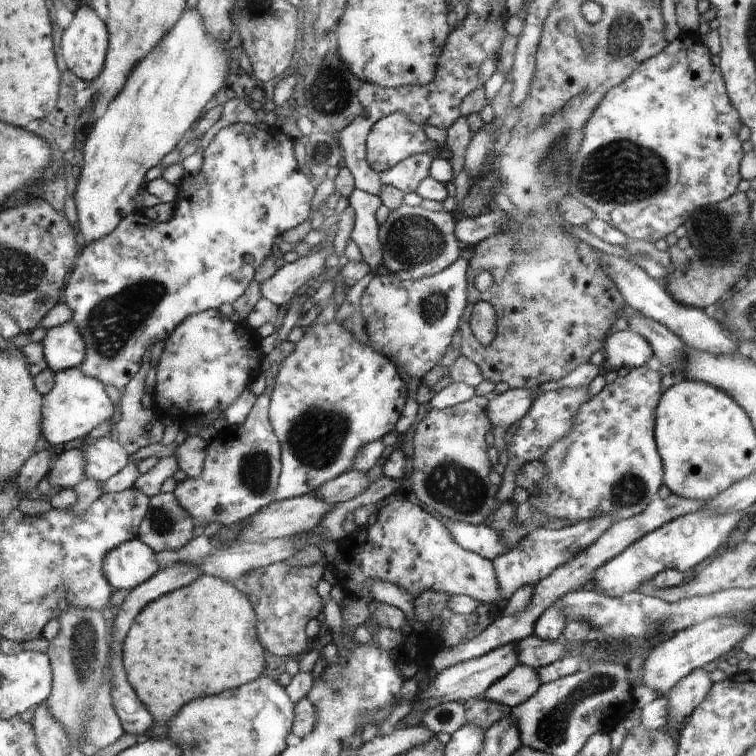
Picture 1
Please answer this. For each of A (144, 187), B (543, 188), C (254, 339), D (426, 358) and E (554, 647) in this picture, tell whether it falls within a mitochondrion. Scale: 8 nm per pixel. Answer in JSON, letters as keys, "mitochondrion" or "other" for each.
{"A":"other","B":"mitochondrion","C":"other","D":"other","E":"other"}

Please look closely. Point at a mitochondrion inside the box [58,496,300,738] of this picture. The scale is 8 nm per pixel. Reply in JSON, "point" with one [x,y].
{"point":[84,650]}

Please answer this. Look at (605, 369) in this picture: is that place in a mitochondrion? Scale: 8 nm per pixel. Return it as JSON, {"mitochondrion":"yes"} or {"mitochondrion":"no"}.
{"mitochondrion":"no"}

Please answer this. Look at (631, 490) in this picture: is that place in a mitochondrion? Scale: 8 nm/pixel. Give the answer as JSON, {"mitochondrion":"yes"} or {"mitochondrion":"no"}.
{"mitochondrion":"yes"}

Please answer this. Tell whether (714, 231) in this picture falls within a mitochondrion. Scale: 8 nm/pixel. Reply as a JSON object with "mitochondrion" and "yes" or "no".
{"mitochondrion":"yes"}

